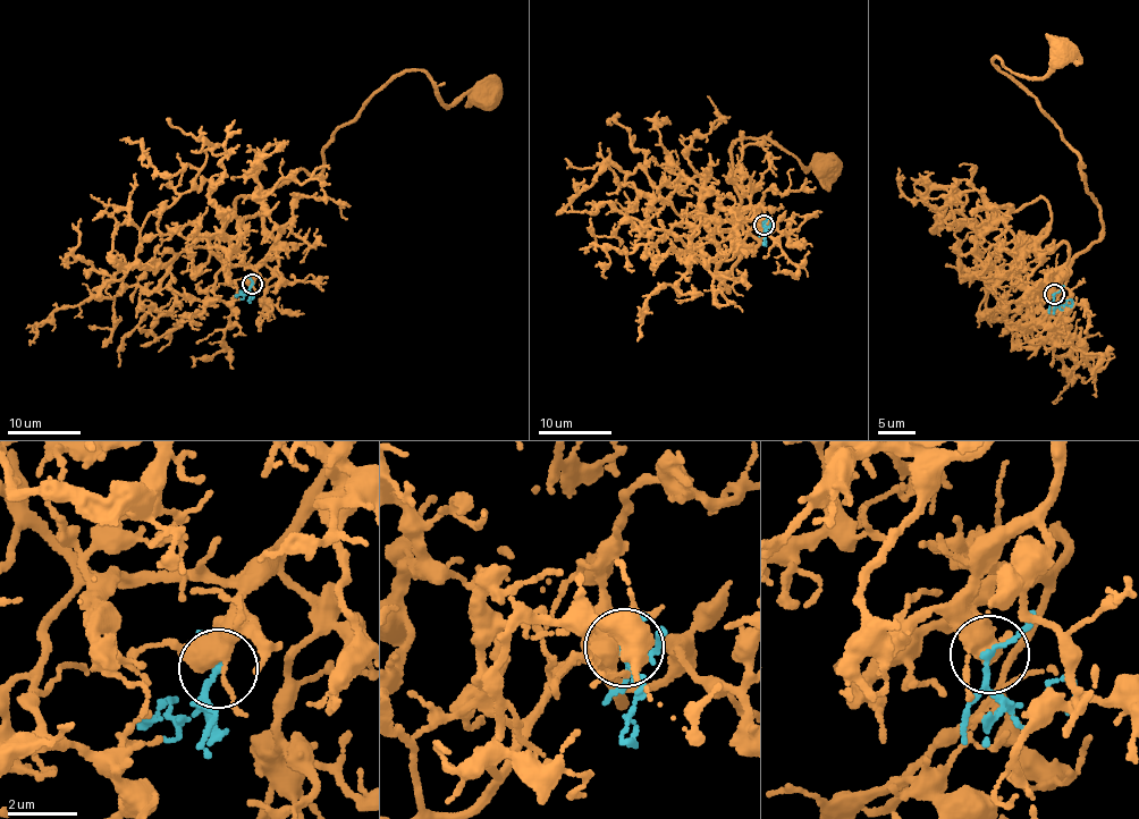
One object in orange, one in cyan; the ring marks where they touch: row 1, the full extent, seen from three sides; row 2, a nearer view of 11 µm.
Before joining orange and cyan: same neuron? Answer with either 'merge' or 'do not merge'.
do not merge

